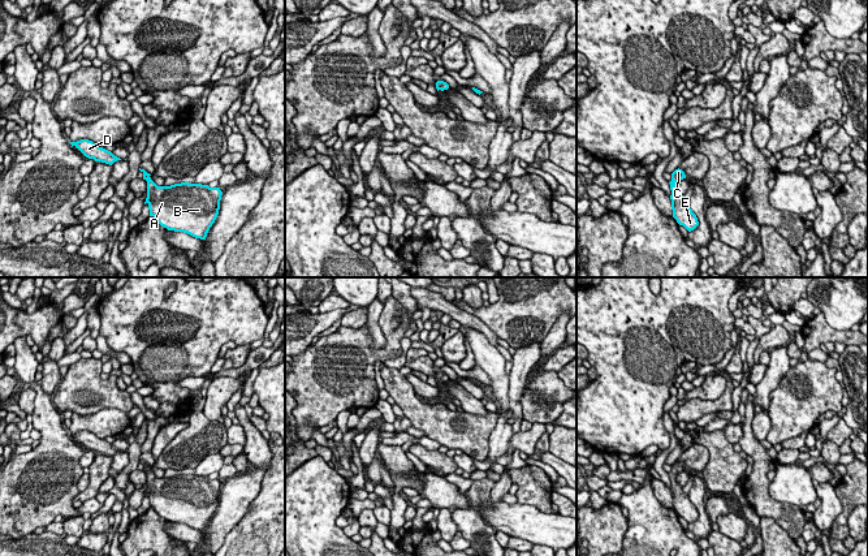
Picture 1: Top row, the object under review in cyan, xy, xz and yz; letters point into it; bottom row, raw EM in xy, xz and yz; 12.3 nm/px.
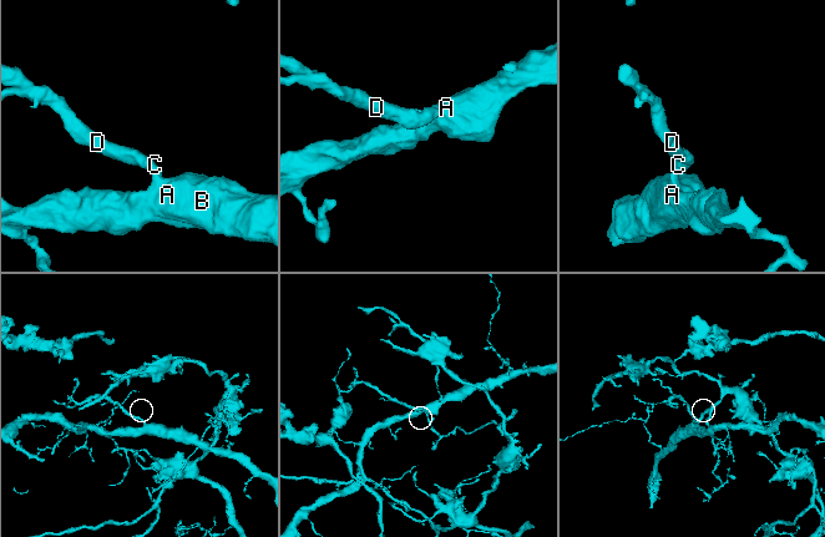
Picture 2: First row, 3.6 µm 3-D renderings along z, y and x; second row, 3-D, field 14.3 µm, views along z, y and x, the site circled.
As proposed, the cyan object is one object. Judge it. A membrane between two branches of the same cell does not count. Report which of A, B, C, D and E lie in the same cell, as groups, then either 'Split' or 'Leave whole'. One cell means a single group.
Groups: A B C D E. Leave whole

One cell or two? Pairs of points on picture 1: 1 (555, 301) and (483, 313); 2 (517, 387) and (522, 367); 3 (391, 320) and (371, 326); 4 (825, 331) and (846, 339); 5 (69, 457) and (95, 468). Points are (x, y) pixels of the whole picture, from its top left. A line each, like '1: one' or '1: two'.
1: one
2: one
3: two
4: one
5: two

